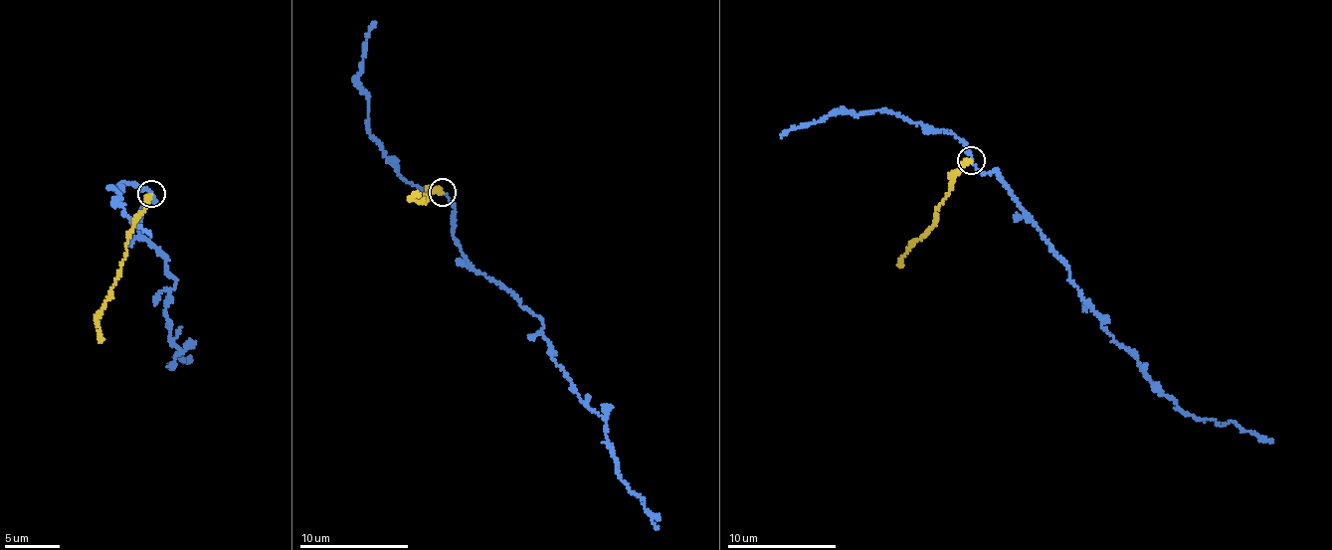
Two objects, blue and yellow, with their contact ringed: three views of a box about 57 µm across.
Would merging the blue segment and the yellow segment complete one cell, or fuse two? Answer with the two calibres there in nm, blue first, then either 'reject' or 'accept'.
120/320 nm | reject

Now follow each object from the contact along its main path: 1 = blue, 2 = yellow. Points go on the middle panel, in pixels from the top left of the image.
1: (443, 193), (452, 204), (452, 233), (464, 257), (543, 321), (552, 360), (606, 422), (618, 477), (658, 528)
2: (443, 193), (438, 189), (422, 203), (412, 196), (416, 195)

